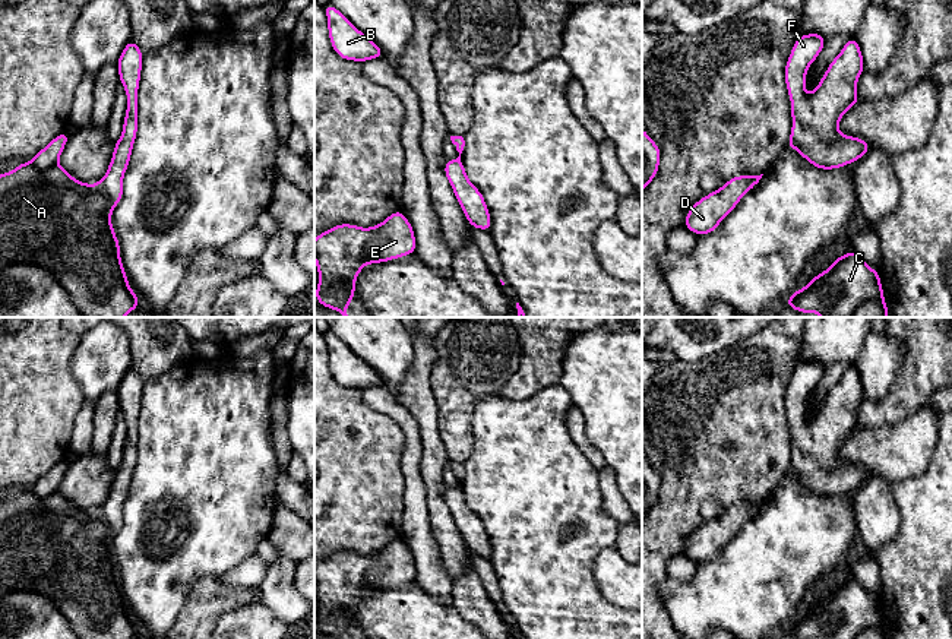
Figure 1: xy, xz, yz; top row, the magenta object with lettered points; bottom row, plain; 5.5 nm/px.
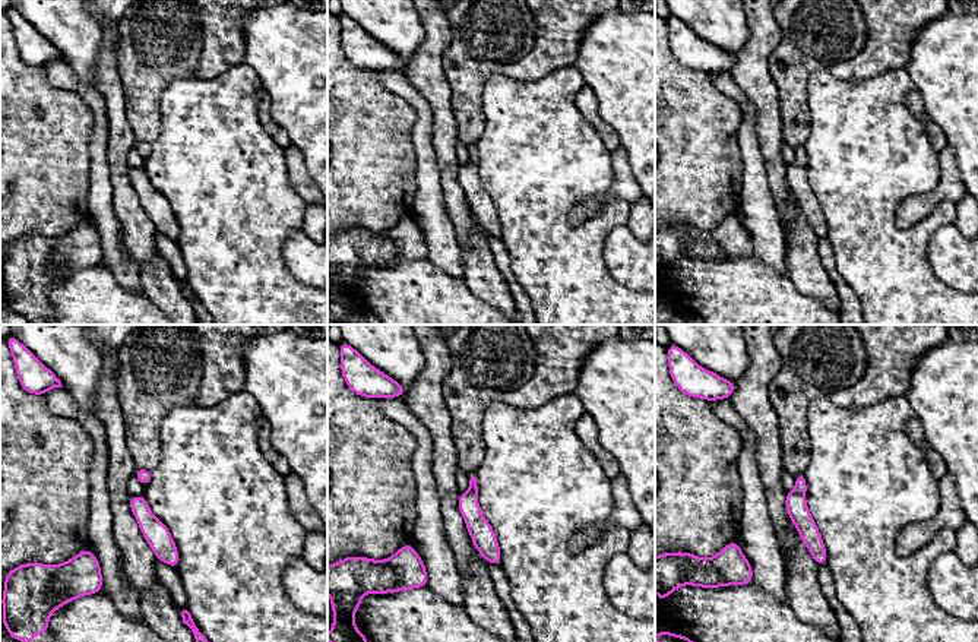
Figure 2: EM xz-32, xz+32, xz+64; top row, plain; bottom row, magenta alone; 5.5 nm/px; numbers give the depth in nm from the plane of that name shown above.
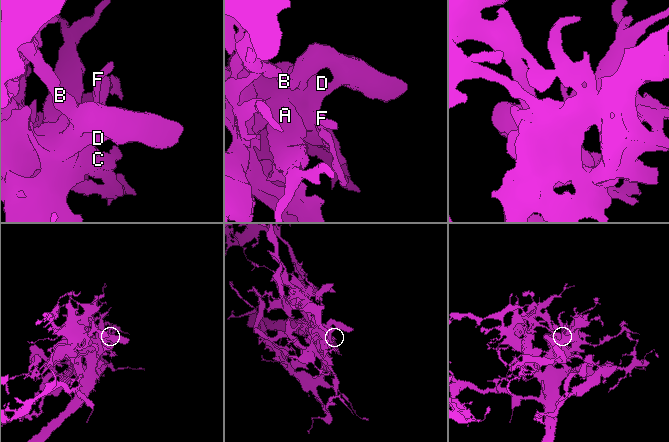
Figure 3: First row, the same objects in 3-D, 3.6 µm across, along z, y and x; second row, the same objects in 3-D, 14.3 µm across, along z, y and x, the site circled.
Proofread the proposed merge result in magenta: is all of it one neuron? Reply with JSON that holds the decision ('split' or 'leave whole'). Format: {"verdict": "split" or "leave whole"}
{"verdict": "leave whole"}

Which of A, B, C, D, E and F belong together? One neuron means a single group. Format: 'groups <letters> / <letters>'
groups A B C D E F

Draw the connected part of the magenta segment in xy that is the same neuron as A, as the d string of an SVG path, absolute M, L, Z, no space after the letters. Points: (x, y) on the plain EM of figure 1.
M130 367L117 387L118 407L127 423L123 459L114 471L108 497L97 512L76 507L57 491L70 465L67 459L57 462L31 490L22 490L12 500L0 502L0 639L133 639L139 635L140 627L130 616L121 591L111 541L123 526L123 504L137 462L137 417L142 392L143 382Z

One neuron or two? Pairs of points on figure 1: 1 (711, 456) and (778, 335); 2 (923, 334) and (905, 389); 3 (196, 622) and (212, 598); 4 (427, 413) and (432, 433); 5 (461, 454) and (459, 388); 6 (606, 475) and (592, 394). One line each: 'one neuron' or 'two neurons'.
1: one neuron
2: one neuron
3: one neuron
4: one neuron
5: one neuron
6: two neurons

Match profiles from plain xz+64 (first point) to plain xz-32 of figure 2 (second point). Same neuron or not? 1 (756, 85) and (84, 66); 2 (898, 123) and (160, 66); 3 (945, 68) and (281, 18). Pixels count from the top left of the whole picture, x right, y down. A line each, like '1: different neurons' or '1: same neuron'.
1: different neurons
2: different neurons
3: same neuron

